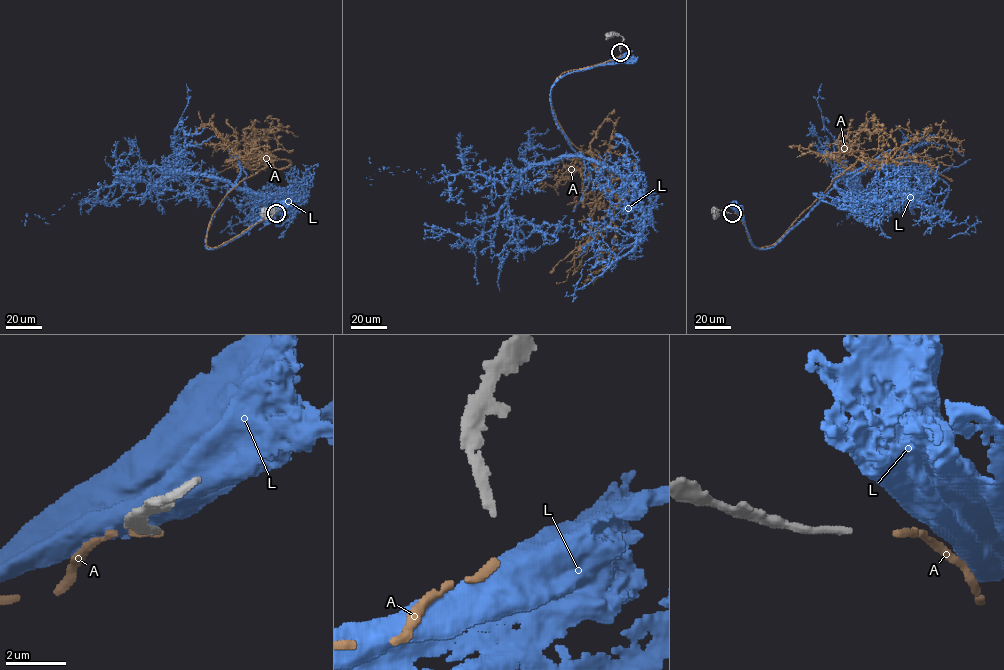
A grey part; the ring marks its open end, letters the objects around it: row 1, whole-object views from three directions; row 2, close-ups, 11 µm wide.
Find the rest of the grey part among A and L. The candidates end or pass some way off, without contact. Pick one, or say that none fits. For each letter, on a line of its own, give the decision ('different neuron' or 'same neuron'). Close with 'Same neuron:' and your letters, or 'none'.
A: same neuron
L: different neuron
Same neuron: A

